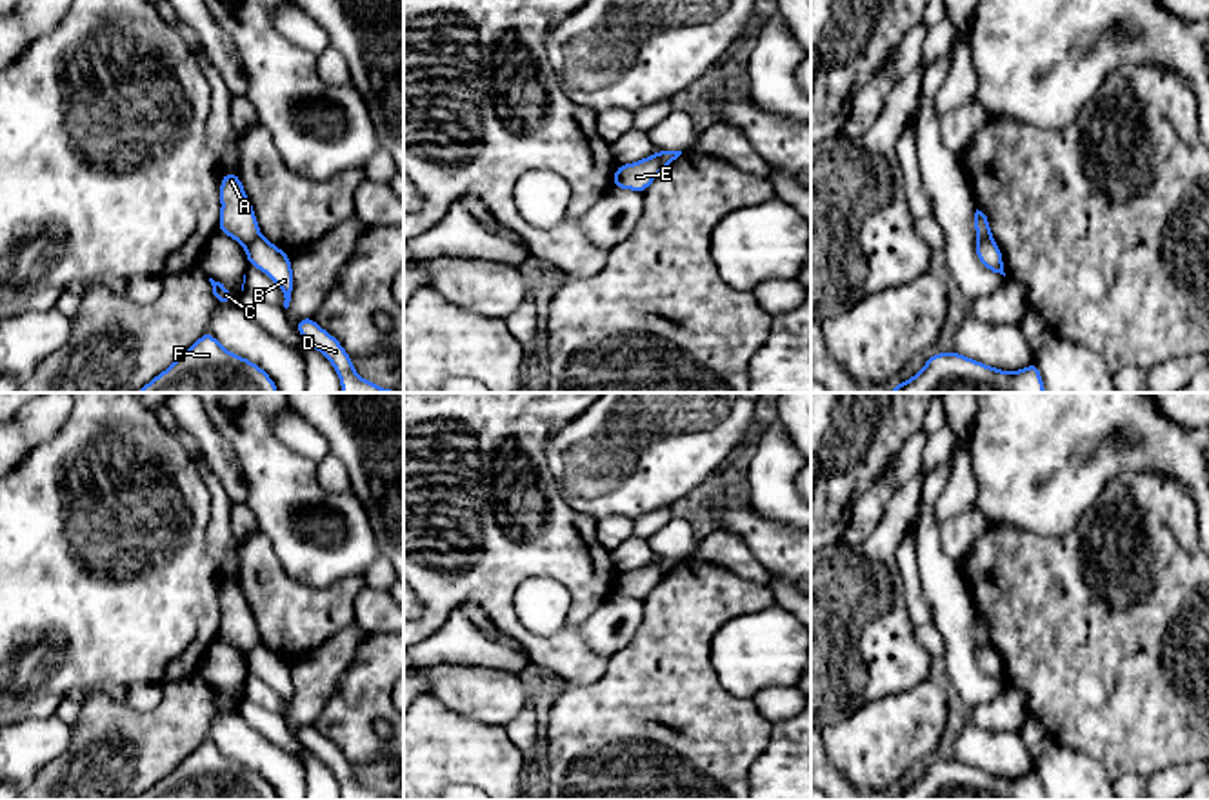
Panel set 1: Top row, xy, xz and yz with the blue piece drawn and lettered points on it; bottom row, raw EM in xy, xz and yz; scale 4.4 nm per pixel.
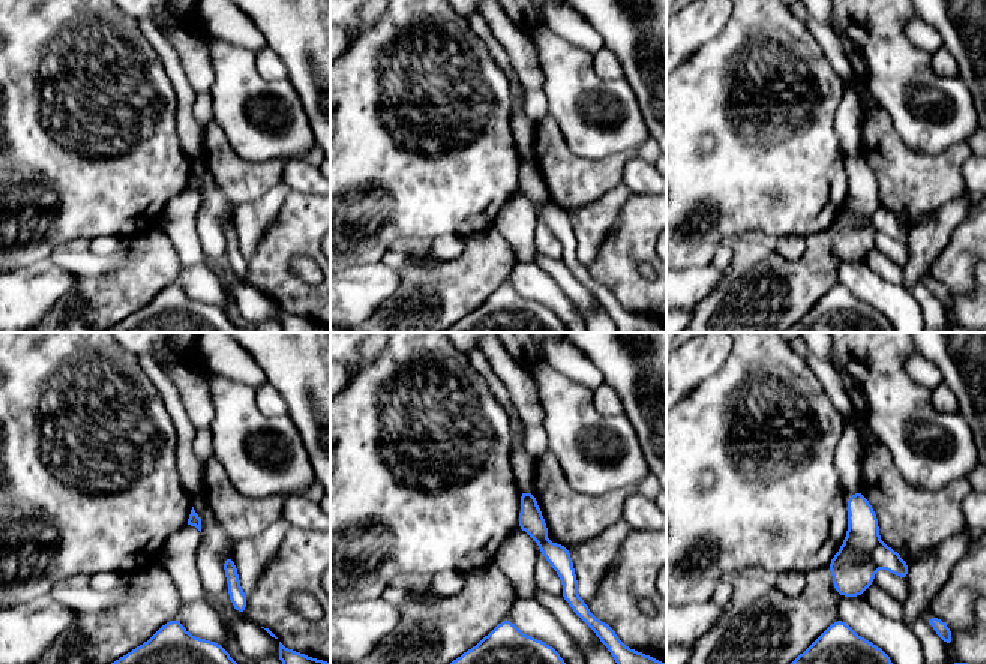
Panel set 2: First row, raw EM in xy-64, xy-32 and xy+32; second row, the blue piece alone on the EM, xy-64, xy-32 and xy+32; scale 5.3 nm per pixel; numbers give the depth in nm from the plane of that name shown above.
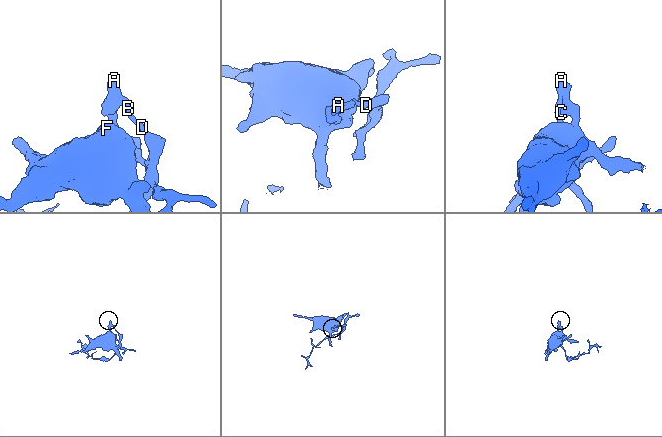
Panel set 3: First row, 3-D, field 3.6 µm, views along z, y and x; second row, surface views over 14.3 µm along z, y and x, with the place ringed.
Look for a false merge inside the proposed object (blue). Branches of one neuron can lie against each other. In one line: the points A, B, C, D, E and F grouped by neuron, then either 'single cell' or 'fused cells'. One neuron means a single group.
A C E F / B D | fused cells

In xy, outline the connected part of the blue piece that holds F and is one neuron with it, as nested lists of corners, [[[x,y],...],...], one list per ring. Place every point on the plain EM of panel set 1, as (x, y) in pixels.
[[[205,738],[165,778],[135,800],[278,800],[278,795],[260,773],[227,758]]]

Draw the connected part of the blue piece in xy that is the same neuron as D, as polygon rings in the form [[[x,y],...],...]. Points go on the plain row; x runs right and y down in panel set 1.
[[[313,724],[298,725],[295,735],[304,747],[322,760],[335,775],[342,800],[398,800],[398,796],[382,796],[378,791],[358,784],[353,765],[344,753],[331,740],[322,736]]]

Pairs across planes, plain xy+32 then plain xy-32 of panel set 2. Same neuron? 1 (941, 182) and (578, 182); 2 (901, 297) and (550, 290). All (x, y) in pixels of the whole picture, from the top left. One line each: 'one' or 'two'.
1: one
2: one

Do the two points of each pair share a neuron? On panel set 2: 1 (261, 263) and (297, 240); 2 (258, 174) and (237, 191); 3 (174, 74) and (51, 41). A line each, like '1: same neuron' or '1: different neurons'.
1: same neuron
2: same neuron
3: different neurons

